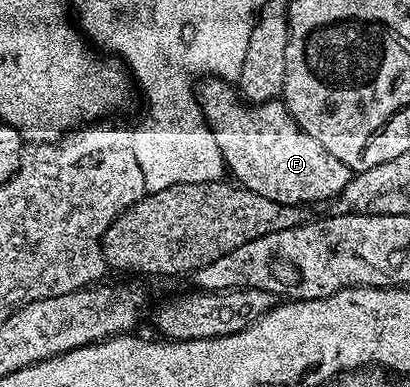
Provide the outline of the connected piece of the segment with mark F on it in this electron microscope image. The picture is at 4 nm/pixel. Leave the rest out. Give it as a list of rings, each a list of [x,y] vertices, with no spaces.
[[[207,79],[197,89],[199,105],[203,108],[203,118],[207,120],[207,126],[213,131],[217,139],[217,147],[223,156],[224,166],[232,173],[234,180],[243,188],[253,191],[257,195],[265,195],[265,199],[273,199],[273,203],[285,203],[286,205],[301,205],[310,207],[318,201],[330,202],[332,197],[349,183],[353,175],[341,159],[331,155],[329,151],[313,139],[299,124],[295,122],[295,116],[287,110],[282,100],[260,101],[258,103],[244,103],[236,86],[227,79]]]

